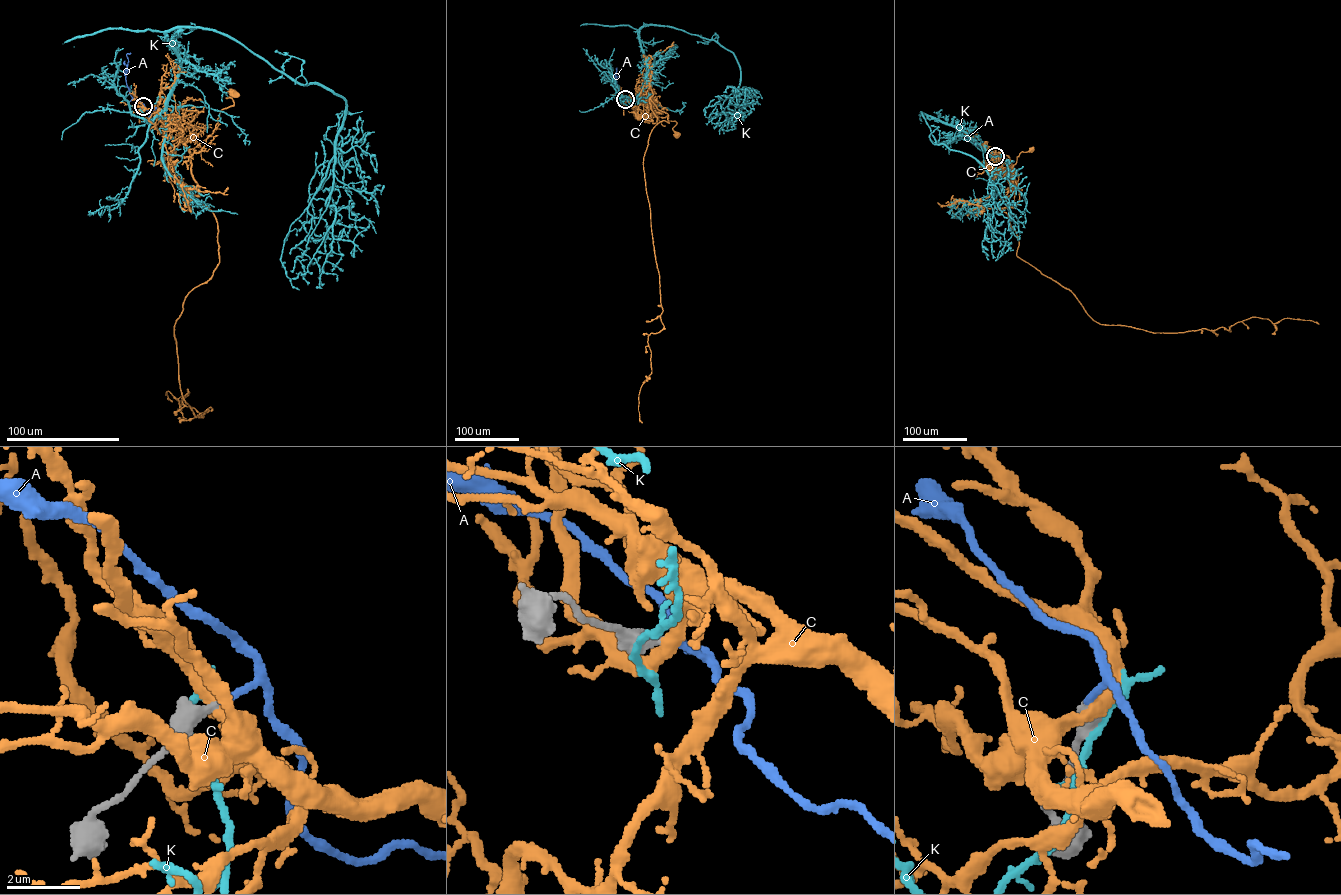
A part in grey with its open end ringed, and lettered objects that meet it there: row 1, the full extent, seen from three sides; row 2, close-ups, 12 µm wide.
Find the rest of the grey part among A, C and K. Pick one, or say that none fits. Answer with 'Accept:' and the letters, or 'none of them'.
Accept: A

